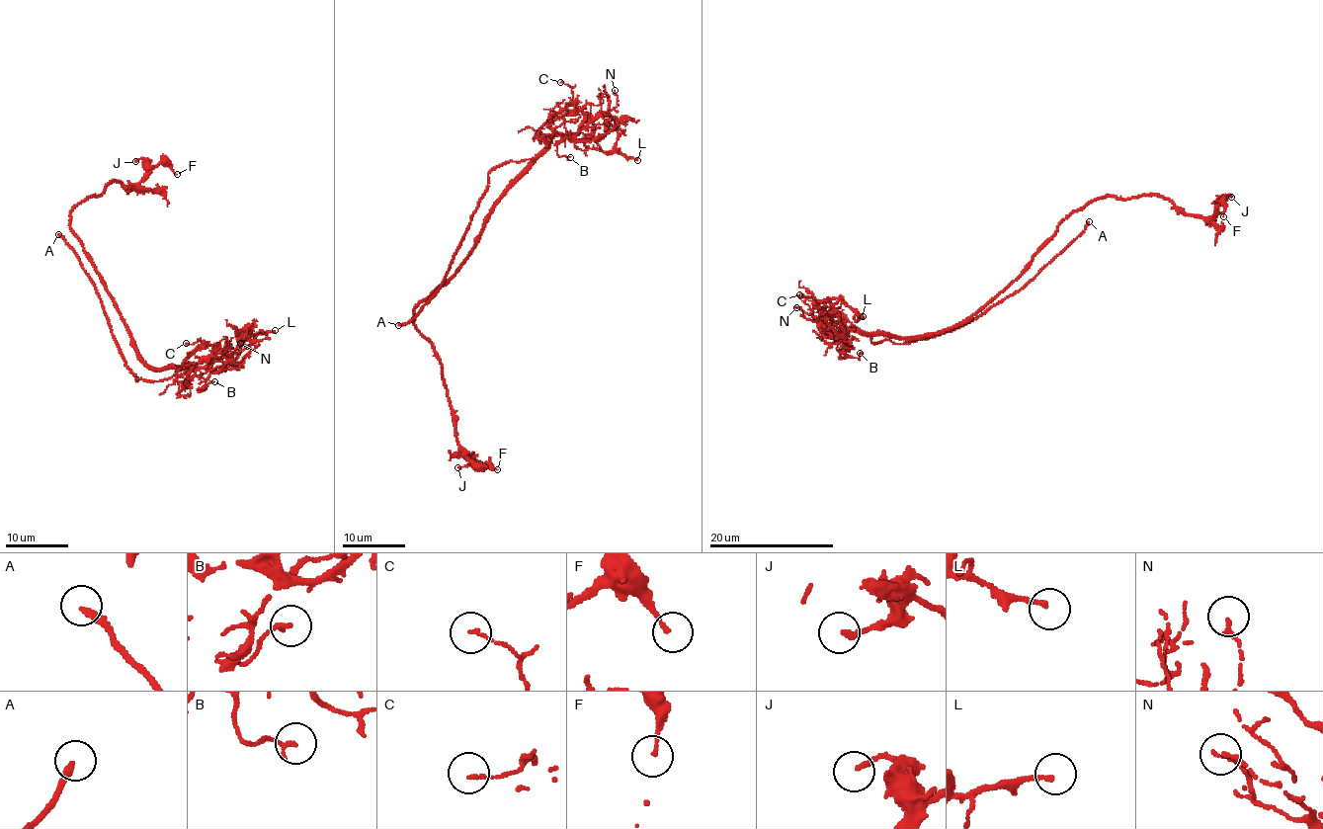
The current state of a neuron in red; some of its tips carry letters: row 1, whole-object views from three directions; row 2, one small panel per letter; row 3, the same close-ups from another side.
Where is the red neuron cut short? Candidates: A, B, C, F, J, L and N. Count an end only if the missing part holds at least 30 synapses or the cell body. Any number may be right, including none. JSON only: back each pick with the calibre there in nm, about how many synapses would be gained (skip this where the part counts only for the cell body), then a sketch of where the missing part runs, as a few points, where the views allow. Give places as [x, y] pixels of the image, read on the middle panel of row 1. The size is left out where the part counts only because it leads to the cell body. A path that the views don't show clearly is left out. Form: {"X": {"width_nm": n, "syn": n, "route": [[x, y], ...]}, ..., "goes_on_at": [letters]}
{"A": {"width_nm": 280, "route": [[398, 325], [369, 325], [360, 343], [359, 356], [367, 369], [370, 402], [377, 421], [376, 451], [393, 491]]}, "goes_on_at": ["A"]}

